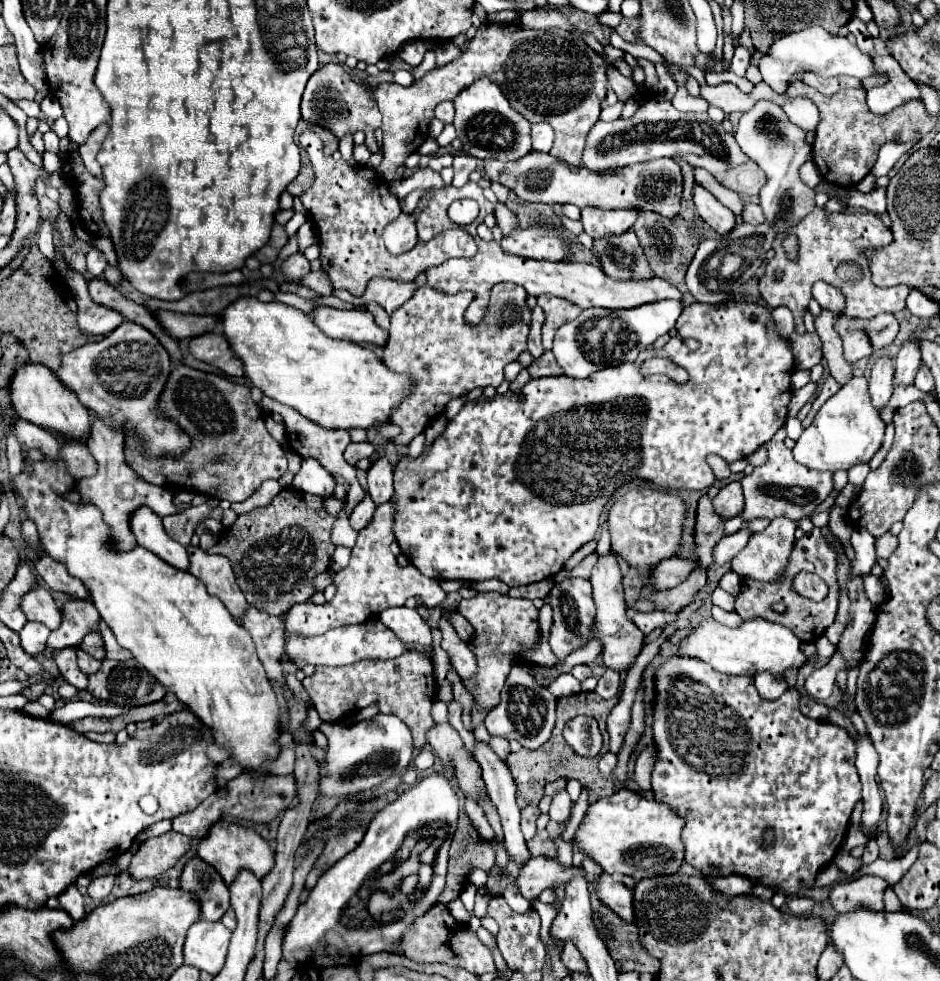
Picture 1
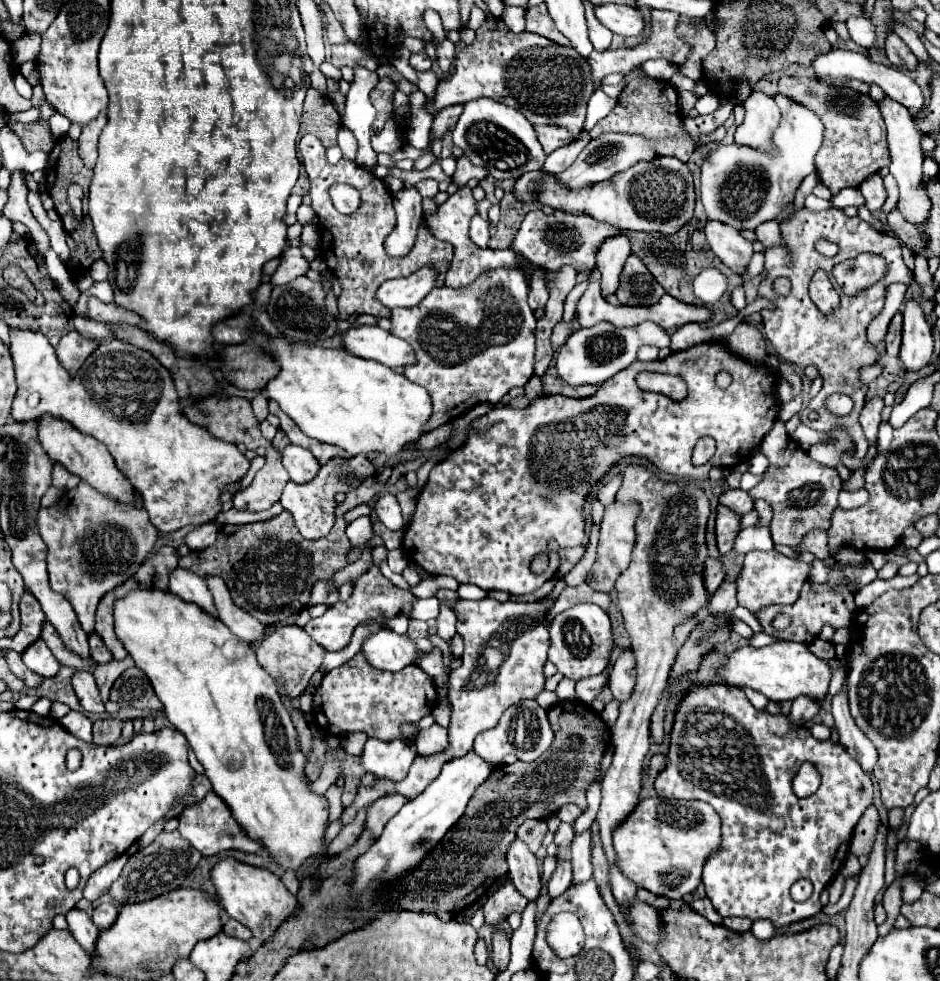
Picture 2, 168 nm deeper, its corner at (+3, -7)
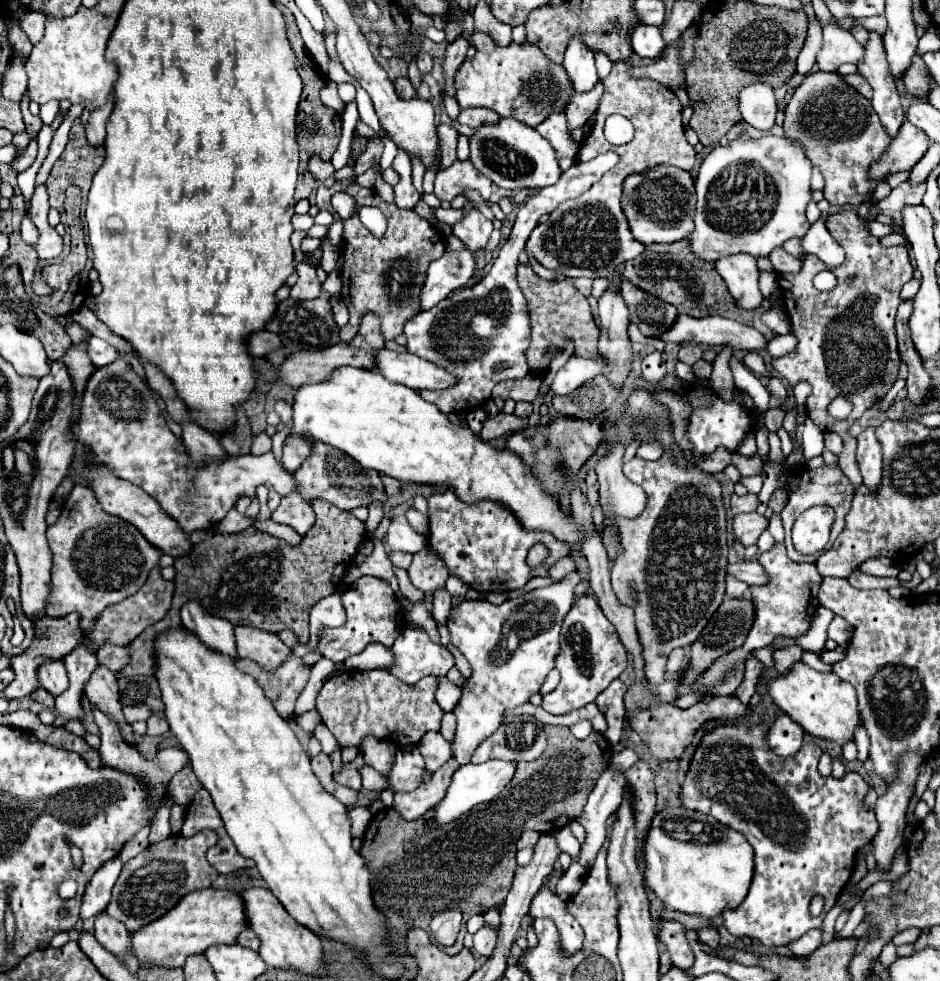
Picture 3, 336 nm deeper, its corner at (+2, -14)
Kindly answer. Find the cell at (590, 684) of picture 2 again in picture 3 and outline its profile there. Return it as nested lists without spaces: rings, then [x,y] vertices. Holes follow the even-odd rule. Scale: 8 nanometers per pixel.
[[[613,679],[611,685],[603,693],[599,693],[599,697],[595,699],[599,711],[607,719],[609,729],[613,729],[613,733],[605,733],[611,745],[617,745],[621,739],[621,725],[625,719],[625,707],[623,707],[625,691],[627,691],[627,685],[621,683],[621,679]]]

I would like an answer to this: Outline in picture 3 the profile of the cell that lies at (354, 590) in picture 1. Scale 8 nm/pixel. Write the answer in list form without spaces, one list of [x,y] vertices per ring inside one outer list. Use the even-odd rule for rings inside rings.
[[[359,577],[353,585],[347,587],[342,600],[346,609],[345,625],[341,627],[325,627],[319,637],[319,651],[323,657],[331,659],[333,663],[343,663],[347,657],[363,651],[363,647],[371,641],[379,641],[387,647],[393,645],[395,637],[401,633],[403,611],[395,599],[391,585],[377,577]]]

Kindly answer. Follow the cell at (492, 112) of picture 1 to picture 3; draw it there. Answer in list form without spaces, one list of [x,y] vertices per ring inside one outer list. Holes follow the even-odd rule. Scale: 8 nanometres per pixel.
[[[501,117],[497,123],[483,123],[481,127],[477,127],[475,133],[469,137],[469,147],[471,147],[469,161],[497,187],[509,191],[529,187],[541,189],[557,183],[561,177],[559,159],[555,157],[555,151],[551,151],[547,139],[543,139],[527,123],[511,117]]]

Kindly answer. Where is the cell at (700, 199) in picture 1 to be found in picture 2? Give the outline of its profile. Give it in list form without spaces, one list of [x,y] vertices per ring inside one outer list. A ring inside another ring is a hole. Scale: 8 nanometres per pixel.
[[[708,222],[706,224],[706,238],[712,252],[734,272],[744,274],[746,266],[754,254],[752,242],[748,242],[738,230],[722,224],[722,222]]]

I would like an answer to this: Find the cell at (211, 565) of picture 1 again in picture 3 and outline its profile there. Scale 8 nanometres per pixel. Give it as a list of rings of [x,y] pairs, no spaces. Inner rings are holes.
[[[235,627],[237,657],[257,661],[267,669],[275,669],[289,655],[289,647],[275,635],[255,627]]]

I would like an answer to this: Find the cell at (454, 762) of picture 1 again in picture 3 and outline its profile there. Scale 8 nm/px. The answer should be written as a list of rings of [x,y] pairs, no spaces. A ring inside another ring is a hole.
[[[429,731],[419,741],[419,751],[425,759],[425,767],[429,771],[437,771],[451,759],[451,745],[439,731]]]

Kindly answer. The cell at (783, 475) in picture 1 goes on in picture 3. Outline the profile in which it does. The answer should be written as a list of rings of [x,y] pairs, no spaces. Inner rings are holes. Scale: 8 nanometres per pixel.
[[[821,465],[819,469],[807,469],[803,467],[803,473],[801,471],[795,471],[793,473],[799,481],[799,487],[795,491],[791,491],[789,499],[787,499],[787,505],[785,509],[781,511],[781,519],[783,519],[783,527],[785,527],[785,547],[787,555],[789,558],[797,563],[802,563],[804,561],[808,563],[813,563],[817,560],[818,555],[813,556],[802,556],[798,554],[793,546],[791,538],[791,527],[795,523],[795,519],[809,507],[813,505],[829,505],[835,509],[835,521],[831,527],[830,539],[823,551],[830,549],[835,541],[835,537],[839,535],[839,531],[843,529],[843,515],[847,515],[847,507],[851,507],[851,499],[853,499],[853,493],[855,493],[855,487],[847,481],[847,477],[843,475],[843,471],[839,469],[839,465]]]

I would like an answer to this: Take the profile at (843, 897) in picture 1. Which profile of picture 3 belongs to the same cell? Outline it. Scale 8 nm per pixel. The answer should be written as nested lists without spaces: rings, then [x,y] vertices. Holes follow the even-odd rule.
[[[909,927],[909,929],[899,931],[899,933],[893,937],[893,943],[895,943],[895,945],[901,945],[901,943],[915,943],[917,937],[919,937],[919,929]]]

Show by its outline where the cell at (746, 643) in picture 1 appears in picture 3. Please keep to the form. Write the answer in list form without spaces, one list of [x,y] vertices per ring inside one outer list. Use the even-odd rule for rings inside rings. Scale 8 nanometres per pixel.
[[[797,661],[783,675],[771,677],[765,687],[775,705],[815,737],[823,737],[843,745],[847,743],[847,739],[853,739],[853,729],[861,723],[855,689],[839,679],[835,673],[821,673],[811,669],[803,661]]]

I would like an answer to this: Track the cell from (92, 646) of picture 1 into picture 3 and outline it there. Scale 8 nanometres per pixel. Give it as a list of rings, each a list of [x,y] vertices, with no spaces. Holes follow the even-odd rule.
[[[111,643],[101,645],[97,651],[97,661],[107,665],[111,671],[119,671],[127,663],[127,657],[129,657],[127,647],[117,647]]]

